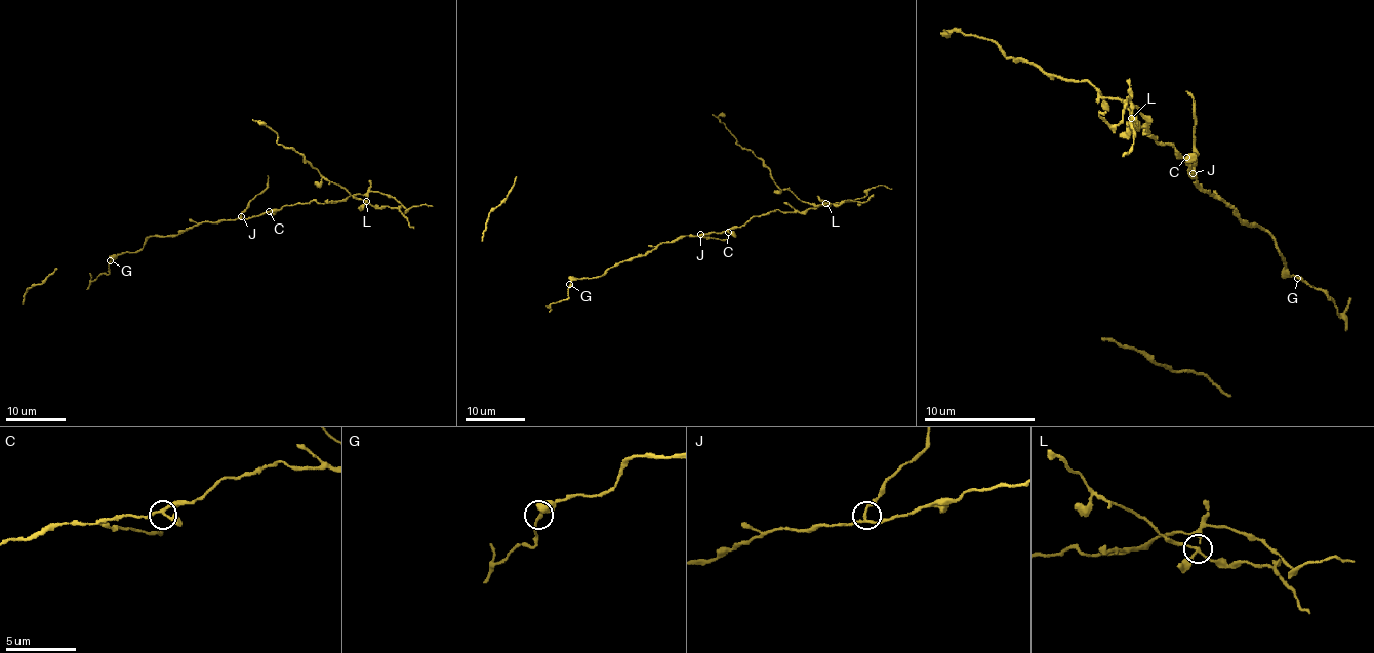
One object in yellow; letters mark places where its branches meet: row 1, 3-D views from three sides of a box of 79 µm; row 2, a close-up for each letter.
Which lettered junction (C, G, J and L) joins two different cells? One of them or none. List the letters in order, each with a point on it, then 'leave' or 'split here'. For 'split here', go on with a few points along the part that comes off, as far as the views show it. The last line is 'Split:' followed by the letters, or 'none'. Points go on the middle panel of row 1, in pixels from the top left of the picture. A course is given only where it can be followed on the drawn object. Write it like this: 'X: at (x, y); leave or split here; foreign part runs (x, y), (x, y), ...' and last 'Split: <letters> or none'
C: at (728, 232); leave
G: at (569, 284); leave
J: at (700, 234); leave
L: at (825, 203); split here; foreign part runs (826, 203), (813, 205), (778, 187), (764, 162), (736, 144), (720, 121), (719, 116), (725, 113)
Split: L

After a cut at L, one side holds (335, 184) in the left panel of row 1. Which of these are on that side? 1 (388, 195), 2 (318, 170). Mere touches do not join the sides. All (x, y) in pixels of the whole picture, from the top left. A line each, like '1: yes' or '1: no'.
1: no
2: yes

